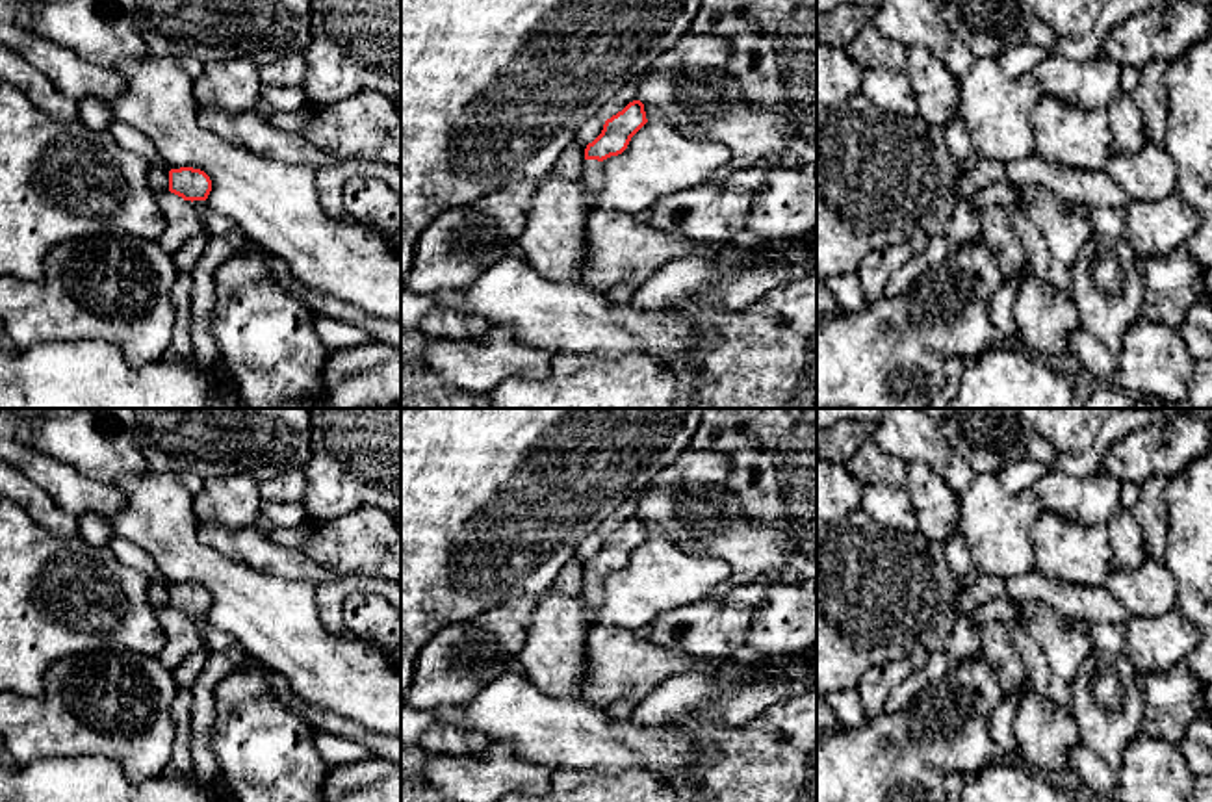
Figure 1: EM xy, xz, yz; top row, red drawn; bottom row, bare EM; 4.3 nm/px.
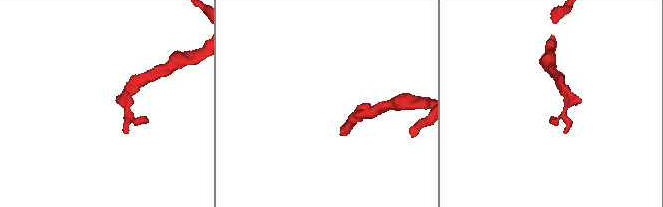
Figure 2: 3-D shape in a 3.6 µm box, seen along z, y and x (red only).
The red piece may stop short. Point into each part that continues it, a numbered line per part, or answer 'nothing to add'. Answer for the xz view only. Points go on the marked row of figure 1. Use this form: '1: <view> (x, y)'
1: xz (591, 179)

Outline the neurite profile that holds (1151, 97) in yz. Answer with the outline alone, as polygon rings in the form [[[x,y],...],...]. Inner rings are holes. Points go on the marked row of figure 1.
[[[1149,61],[1140,71],[1140,85],[1132,93],[1134,104],[1143,117],[1143,130],[1147,141],[1164,147],[1167,136],[1167,87],[1166,87],[1167,61]]]

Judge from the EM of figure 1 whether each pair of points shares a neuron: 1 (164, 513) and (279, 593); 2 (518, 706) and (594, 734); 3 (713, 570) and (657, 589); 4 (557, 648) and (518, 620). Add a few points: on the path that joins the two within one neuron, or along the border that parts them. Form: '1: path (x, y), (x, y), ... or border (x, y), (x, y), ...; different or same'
1: path (186, 543), (240, 593), (249, 593); same
2: path (537, 724), (559, 734), (576, 734); same
3: path (700, 574), (670, 578); same
4: border (541, 596), (526, 643), (516, 656); different

